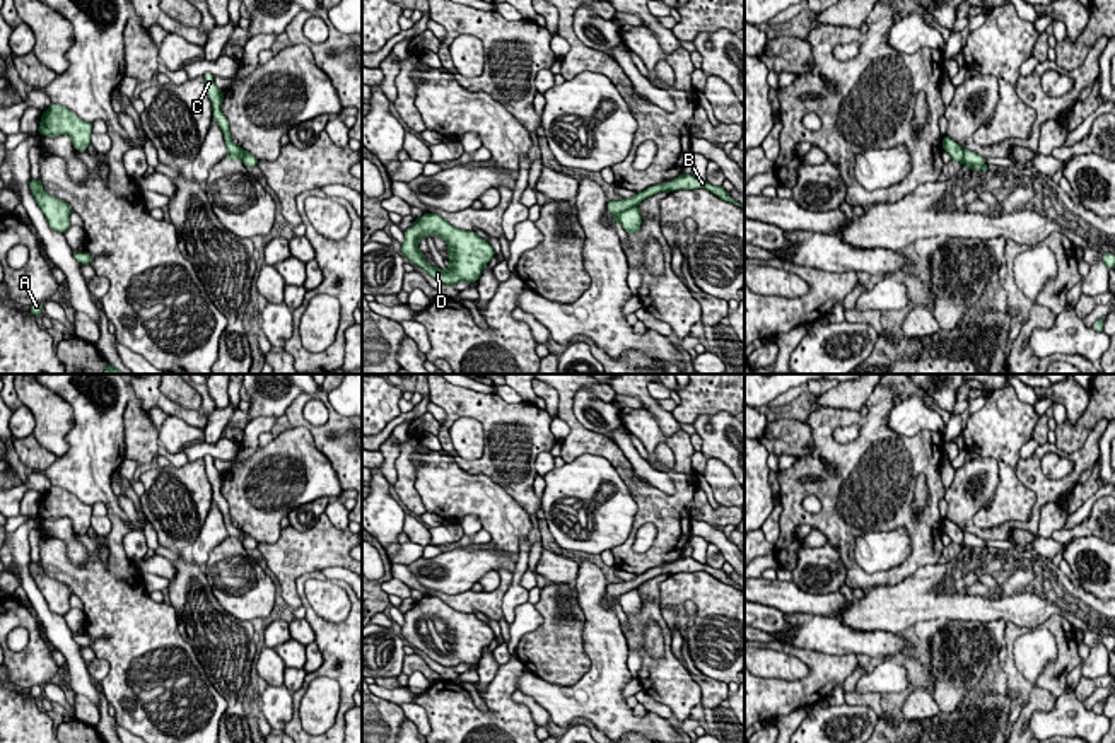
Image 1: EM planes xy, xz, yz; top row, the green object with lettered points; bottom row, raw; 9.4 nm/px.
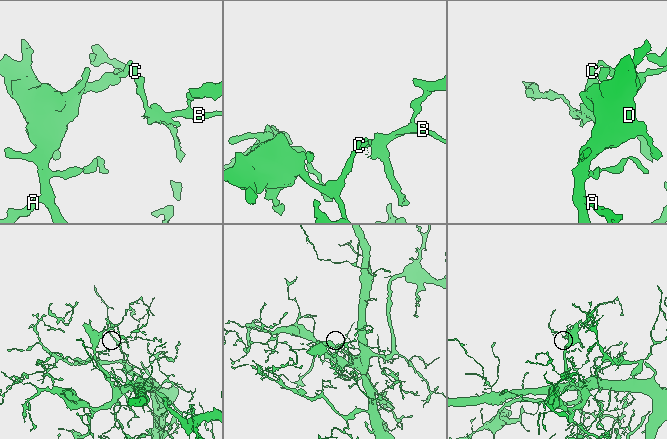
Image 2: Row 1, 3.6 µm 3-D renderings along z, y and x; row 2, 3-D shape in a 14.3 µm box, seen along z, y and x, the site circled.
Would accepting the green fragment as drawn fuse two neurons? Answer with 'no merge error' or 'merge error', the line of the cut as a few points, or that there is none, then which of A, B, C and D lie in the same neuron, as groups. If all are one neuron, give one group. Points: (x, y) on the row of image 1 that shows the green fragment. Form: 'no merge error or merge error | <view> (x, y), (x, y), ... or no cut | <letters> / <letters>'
merge error | xz (637, 204), (625, 209), (617, 219) | A C D / B

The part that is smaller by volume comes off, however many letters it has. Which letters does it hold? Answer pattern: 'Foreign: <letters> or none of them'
Foreign: B

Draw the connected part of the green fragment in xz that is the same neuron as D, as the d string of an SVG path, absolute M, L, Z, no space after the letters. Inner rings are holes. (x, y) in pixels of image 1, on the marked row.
M423 214L420 219L415 219L403 234L403 258L423 268L432 278L446 285L456 285L463 280L478 282L482 268L495 256L493 248L475 231L458 229L439 214ZM432 234L441 236L447 243L449 266L444 272L430 266L418 249L418 241Z

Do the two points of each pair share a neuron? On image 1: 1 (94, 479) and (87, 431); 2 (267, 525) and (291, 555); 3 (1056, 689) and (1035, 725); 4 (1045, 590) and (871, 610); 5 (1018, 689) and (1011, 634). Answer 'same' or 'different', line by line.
1: same
2: different
3: different
4: same
5: same

